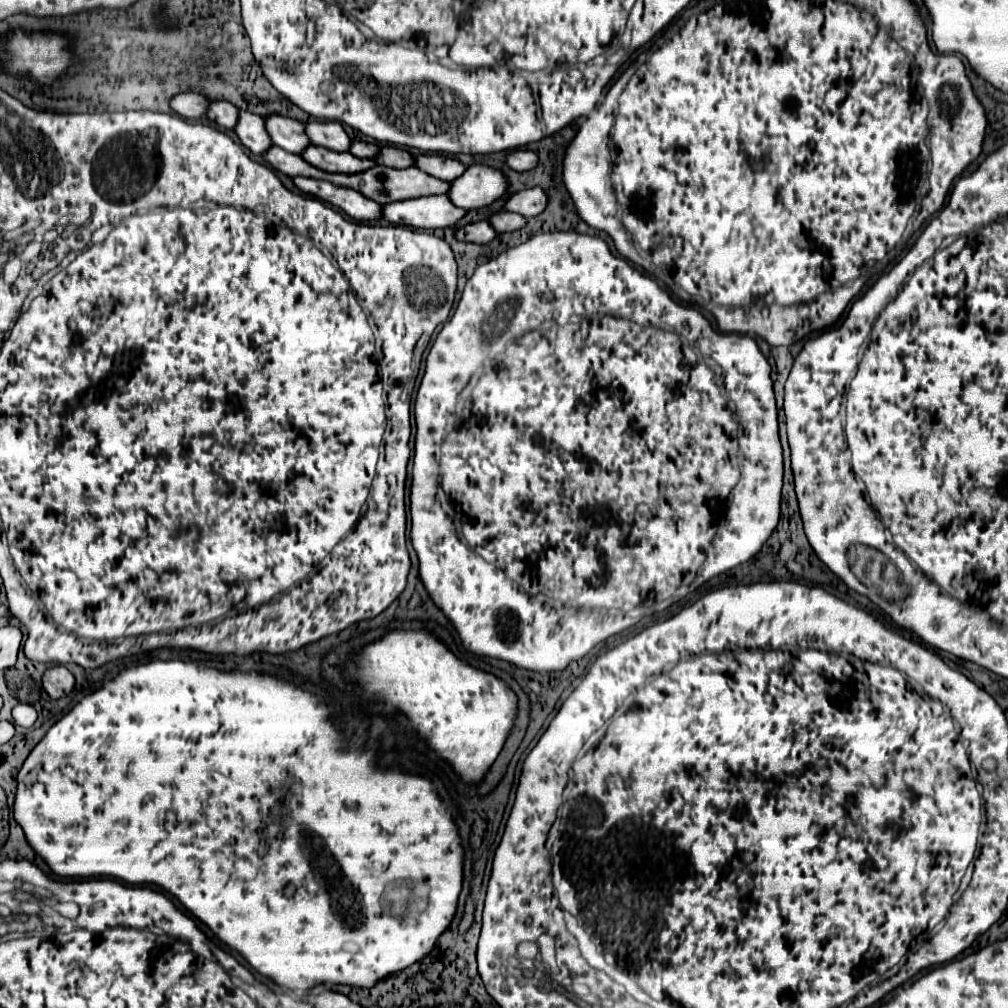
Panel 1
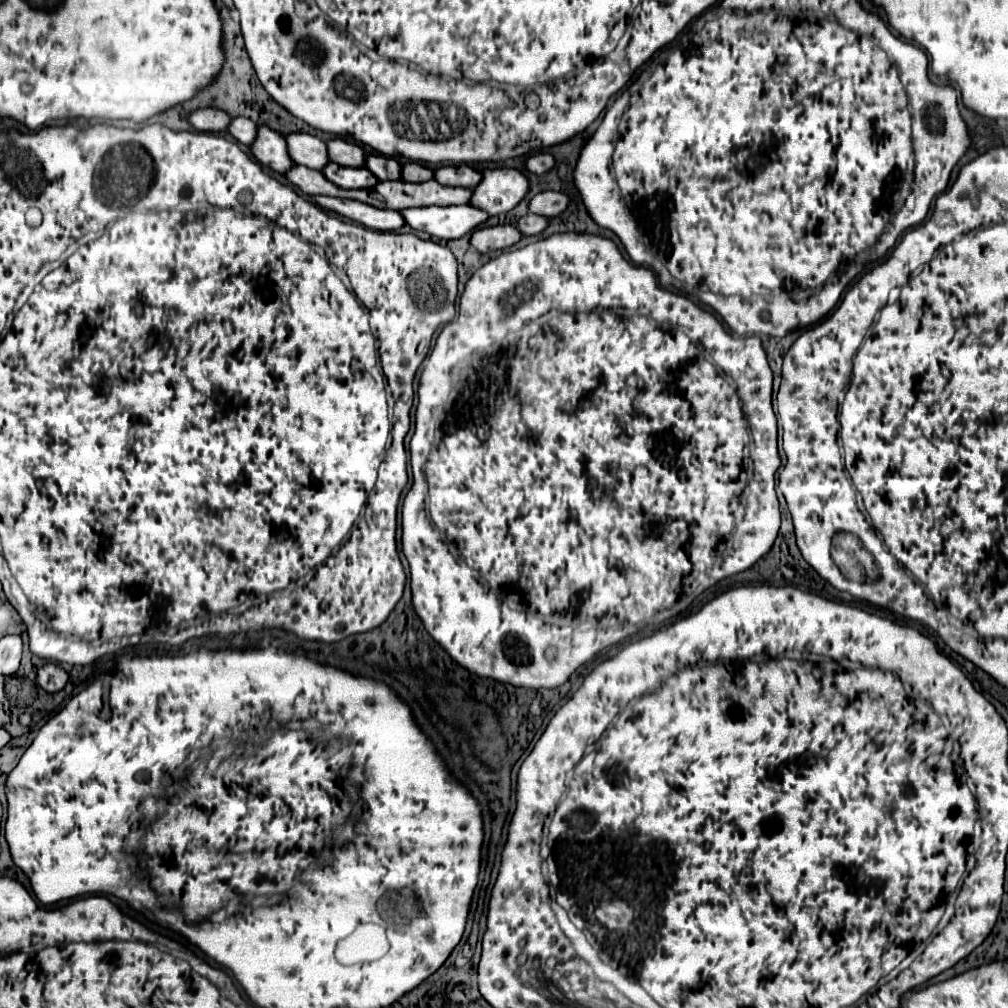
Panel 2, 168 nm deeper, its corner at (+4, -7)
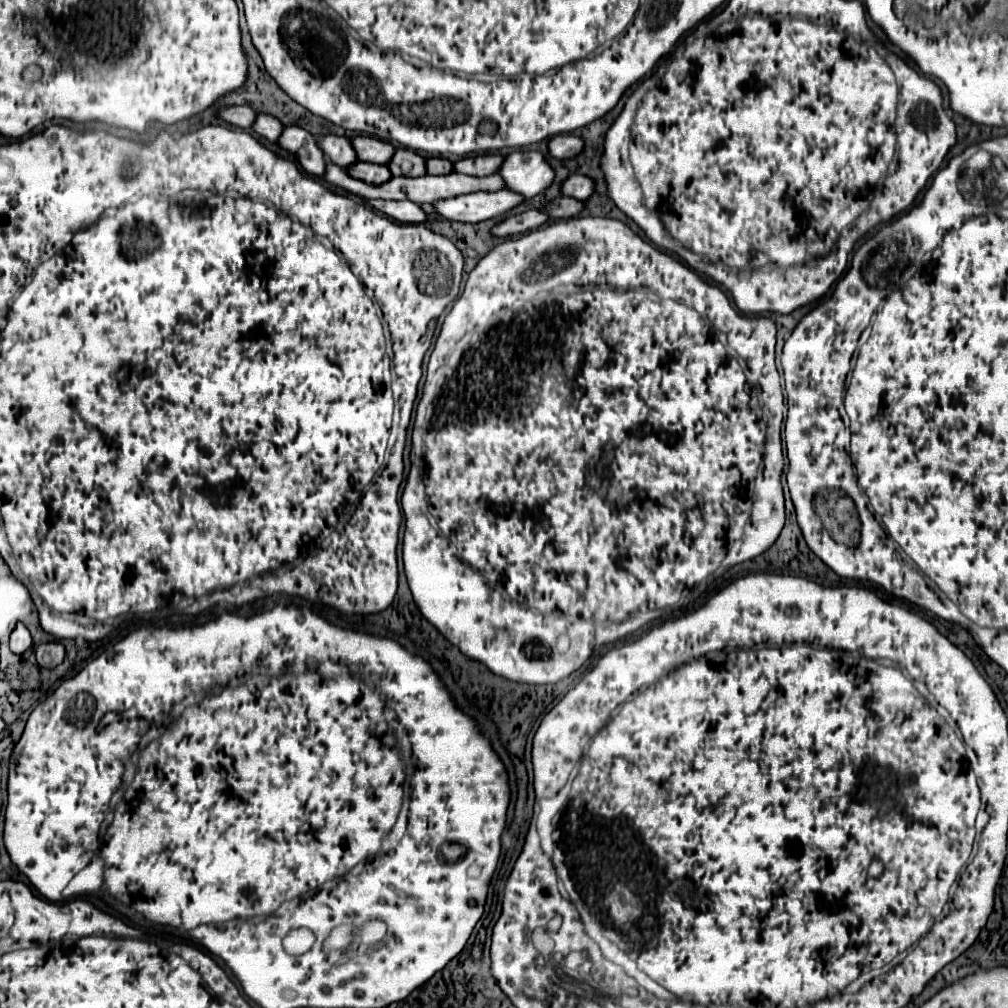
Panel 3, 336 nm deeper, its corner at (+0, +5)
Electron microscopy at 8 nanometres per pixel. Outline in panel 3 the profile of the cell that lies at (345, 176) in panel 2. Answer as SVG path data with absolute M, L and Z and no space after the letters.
M354 162L346 168L346 172L352 178L362 180L366 184L384 184L392 176L386 164L382 166L382 164L370 164L370 162Z

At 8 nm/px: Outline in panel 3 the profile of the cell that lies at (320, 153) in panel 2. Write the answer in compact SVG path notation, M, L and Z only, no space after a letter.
M334 134L318 136L318 148L324 152L324 156L330 162L334 162L342 168L348 168L352 162L358 160L354 156L354 148L352 148L350 140L344 138L344 136L334 136Z

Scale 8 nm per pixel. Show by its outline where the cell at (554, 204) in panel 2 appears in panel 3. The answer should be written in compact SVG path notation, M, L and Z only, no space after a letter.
M572 174L560 184L562 196L570 196L576 200L586 200L592 194L592 188L594 188L594 182L582 174Z

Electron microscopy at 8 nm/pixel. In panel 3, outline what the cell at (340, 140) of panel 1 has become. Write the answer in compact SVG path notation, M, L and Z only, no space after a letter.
M356 136L350 140L358 160L362 162L374 162L374 164L386 164L390 162L390 156L394 154L394 146L390 142L372 138L372 136Z

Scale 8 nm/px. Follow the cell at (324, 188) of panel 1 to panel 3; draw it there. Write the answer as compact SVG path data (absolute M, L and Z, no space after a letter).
M366 200L374 210L382 212L388 218L398 222L426 222L426 214L420 210L418 204L410 204L408 200L402 202L388 202L388 200Z

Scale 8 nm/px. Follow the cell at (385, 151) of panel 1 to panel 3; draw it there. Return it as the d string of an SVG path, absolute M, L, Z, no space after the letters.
M428 158L426 160L426 172L428 174L450 174L452 162L448 158Z

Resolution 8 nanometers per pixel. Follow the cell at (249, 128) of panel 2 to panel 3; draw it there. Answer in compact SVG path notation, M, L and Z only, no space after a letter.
M256 114L256 120L254 120L254 124L252 124L252 130L254 130L256 134L260 134L262 138L268 138L270 142L276 142L276 140L278 140L282 128L284 128L282 122L276 120L276 118L270 116L270 114Z

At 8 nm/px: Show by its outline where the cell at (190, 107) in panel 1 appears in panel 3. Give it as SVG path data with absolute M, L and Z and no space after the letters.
M228 106L228 108L218 110L218 118L238 128L250 128L256 118L256 112L250 106Z

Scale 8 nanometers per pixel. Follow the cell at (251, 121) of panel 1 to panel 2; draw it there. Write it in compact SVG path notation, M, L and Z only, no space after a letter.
M258 128L258 138L250 148L258 162L262 162L264 166L270 166L280 174L286 174L294 166L294 160L288 154L284 136L270 128Z

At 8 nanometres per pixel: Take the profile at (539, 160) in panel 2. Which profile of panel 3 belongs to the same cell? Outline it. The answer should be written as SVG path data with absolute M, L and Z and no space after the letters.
M562 134L562 136L554 136L548 142L548 152L552 158L564 160L564 158L572 158L582 150L584 142L572 134Z

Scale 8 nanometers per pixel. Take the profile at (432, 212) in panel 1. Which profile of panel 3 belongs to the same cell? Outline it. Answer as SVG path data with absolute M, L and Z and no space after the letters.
M496 190L496 192L474 192L462 194L446 200L434 202L434 210L444 220L454 222L482 222L494 216L508 212L510 208L518 206L524 198L510 190Z

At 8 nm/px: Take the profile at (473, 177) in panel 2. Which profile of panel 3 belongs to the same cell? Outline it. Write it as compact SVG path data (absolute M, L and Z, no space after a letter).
M482 154L482 156L468 156L454 162L454 172L468 174L468 176L490 176L498 172L498 164L502 164L502 156L496 154Z

